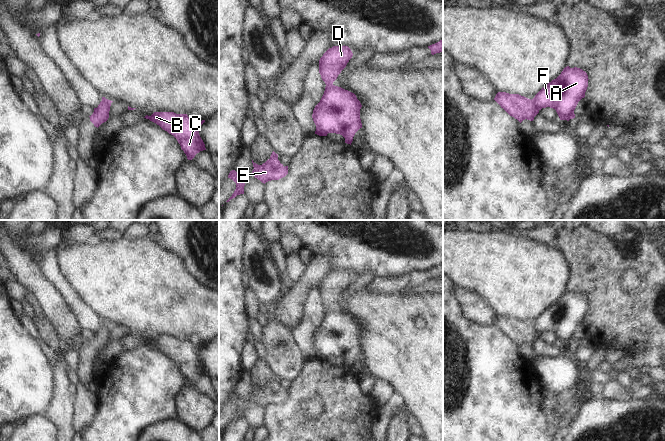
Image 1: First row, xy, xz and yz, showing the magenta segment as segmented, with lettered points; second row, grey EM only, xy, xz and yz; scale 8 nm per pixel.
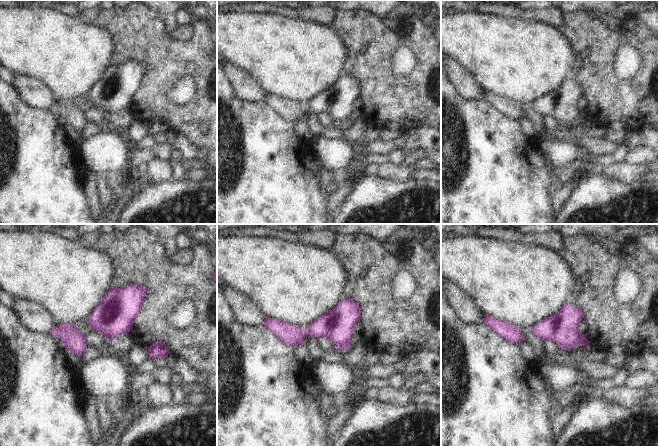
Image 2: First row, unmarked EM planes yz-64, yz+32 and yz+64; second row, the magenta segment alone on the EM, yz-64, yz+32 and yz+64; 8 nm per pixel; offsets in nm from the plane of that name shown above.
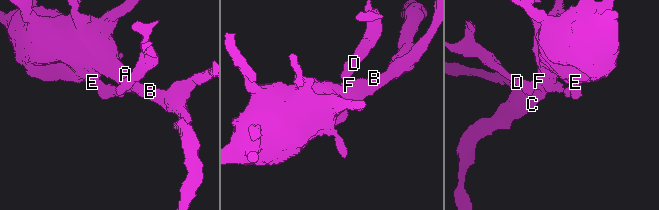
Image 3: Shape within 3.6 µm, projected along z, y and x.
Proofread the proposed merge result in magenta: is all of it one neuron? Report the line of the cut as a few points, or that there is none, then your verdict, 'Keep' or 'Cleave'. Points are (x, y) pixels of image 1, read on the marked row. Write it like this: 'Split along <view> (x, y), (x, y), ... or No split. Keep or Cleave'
Split along yz (531, 100), (539, 109). Cleave

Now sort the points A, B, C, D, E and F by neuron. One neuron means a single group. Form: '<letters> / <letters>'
A B C E F / D

